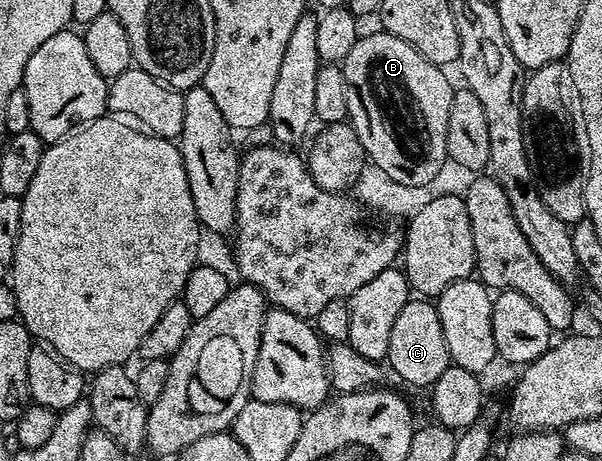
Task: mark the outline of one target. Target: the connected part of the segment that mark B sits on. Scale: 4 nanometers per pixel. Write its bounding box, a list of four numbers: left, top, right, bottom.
[342,30,454,186]

